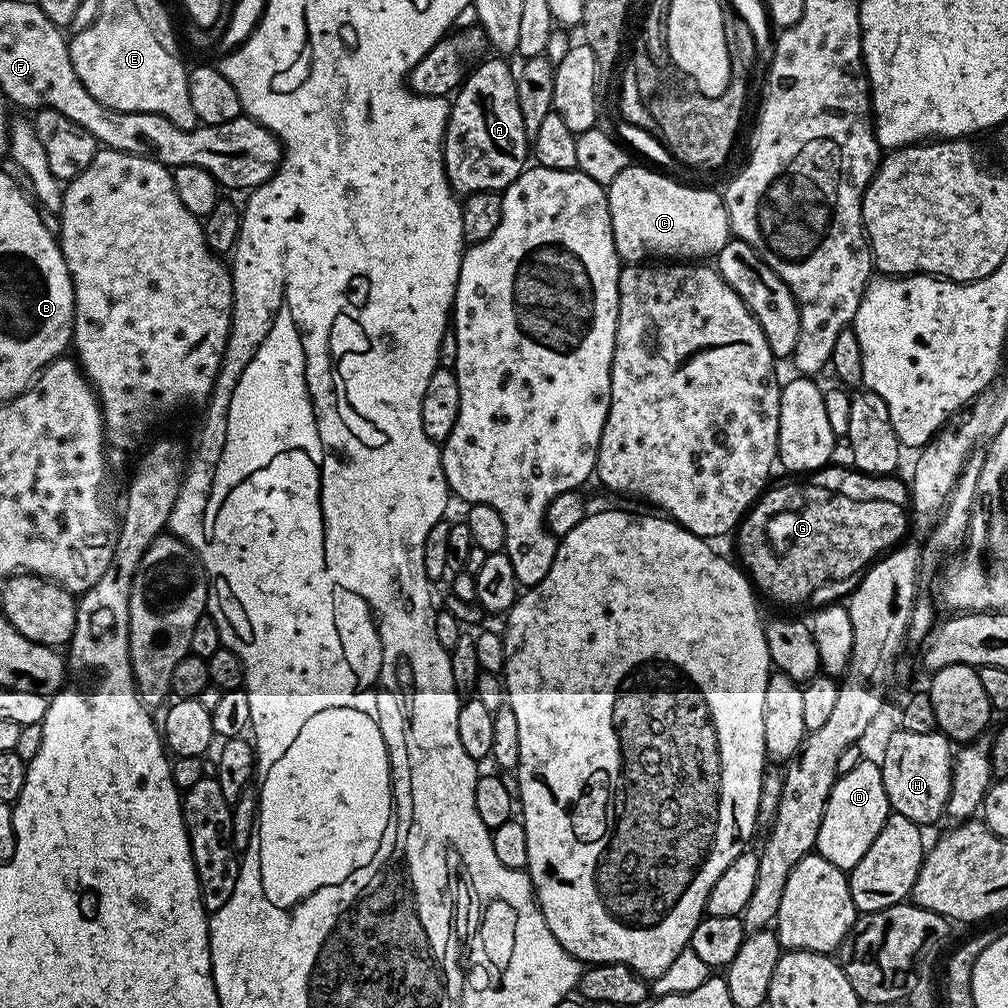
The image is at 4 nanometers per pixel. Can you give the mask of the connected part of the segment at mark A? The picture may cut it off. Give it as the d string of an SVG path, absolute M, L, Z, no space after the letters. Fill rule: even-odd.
M485 58L469 71L465 76L463 84L460 85L455 93L456 101L451 101L448 109L448 125L444 131L444 173L450 182L453 192L457 194L467 194L470 192L500 192L509 188L514 181L524 173L524 169L530 160L530 137L526 126L522 122L522 110L518 107L518 90L516 89L516 72L507 64L507 59L496 58L500 60L492 60L493 58Z

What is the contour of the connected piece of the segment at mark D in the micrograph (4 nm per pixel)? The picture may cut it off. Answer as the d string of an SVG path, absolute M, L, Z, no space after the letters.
M860 759L850 774L836 777L830 798L826 802L826 810L822 814L822 826L818 830L815 851L834 866L851 870L858 866L862 854L870 850L870 842L878 838L878 830L882 830L889 811L879 763L875 759Z

